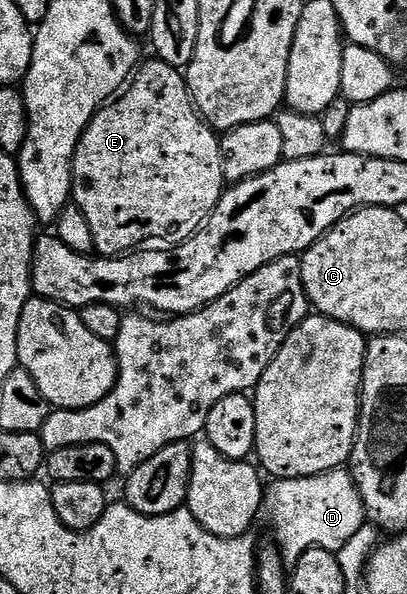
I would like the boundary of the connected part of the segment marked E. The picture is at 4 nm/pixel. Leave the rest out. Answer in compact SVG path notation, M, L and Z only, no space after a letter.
M165 60L144 64L128 87L95 113L73 155L71 200L91 226L94 249L105 258L132 253L148 240L184 244L208 221L227 187L218 133L201 119L182 69L172 68Z

